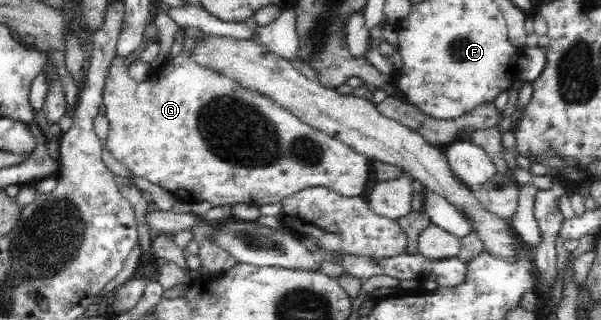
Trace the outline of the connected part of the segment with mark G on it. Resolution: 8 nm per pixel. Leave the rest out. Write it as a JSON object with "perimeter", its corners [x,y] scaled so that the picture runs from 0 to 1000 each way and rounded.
{"perimeter":[[[311,109],[304,156],[291,178],[275,188],[273,200],[263,209],[251,244],[241,256],[225,256],[215,238],[210,197],[211,172],[195,172],[191,153],[191,172],[188,172],[188,191],[180,219],[180,241],[175,244],[175,272],[168,306],[171,306],[170,319],[175,328],[173,359],[181,375],[181,413],[176,438],[171,441],[171,456],[186,478],[198,509],[216,528],[225,550],[245,559],[245,566],[291,603],[298,641],[304,650],[331,628],[348,628],[354,650],[373,641],[389,644],[398,641],[398,634],[408,634],[414,644],[466,634],[471,619],[512,584],[527,584],[527,578],[539,578],[574,616],[594,616],[607,597],[607,578],[611,578],[611,559],[614,559],[612,494],[601,484],[601,478],[594,478],[567,438],[501,378],[449,303],[424,288],[423,278],[404,275],[394,256],[383,250],[381,241],[369,238],[368,228],[356,225],[349,213],[336,213],[331,200],[323,197],[323,188],[316,184],[316,156],[323,153],[323,141],[326,141],[324,113]]]}

